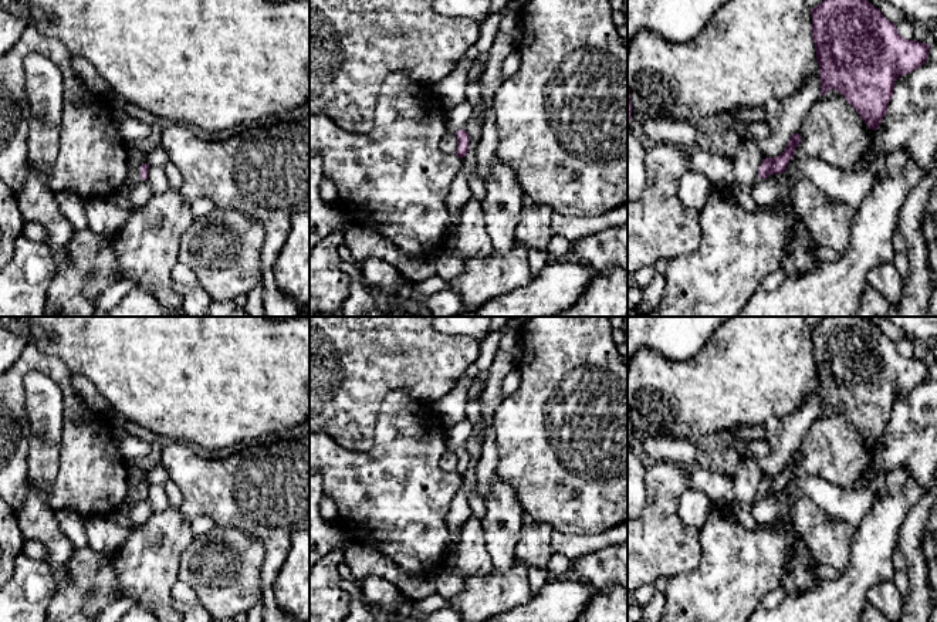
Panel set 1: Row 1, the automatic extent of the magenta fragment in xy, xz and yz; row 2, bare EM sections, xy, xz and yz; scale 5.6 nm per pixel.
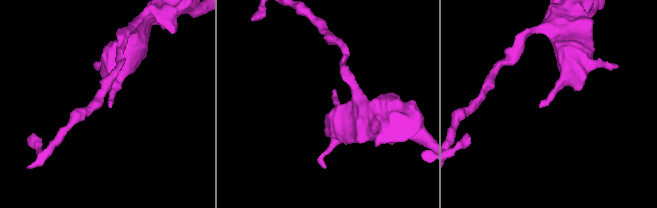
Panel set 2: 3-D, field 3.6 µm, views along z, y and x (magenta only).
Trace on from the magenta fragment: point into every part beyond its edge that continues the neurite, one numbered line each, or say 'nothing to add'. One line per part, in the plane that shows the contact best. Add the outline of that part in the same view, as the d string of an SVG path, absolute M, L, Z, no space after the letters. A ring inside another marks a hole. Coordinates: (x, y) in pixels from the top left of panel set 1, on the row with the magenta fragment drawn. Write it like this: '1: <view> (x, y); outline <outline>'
1: xy (134, 176); outline M139 169L128 170L125 185L129 185L131 187L135 187L141 182L143 182L143 179L141 178Z

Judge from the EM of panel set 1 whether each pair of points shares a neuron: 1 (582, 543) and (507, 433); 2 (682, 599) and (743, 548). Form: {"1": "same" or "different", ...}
{"1": "different", "2": "same"}

